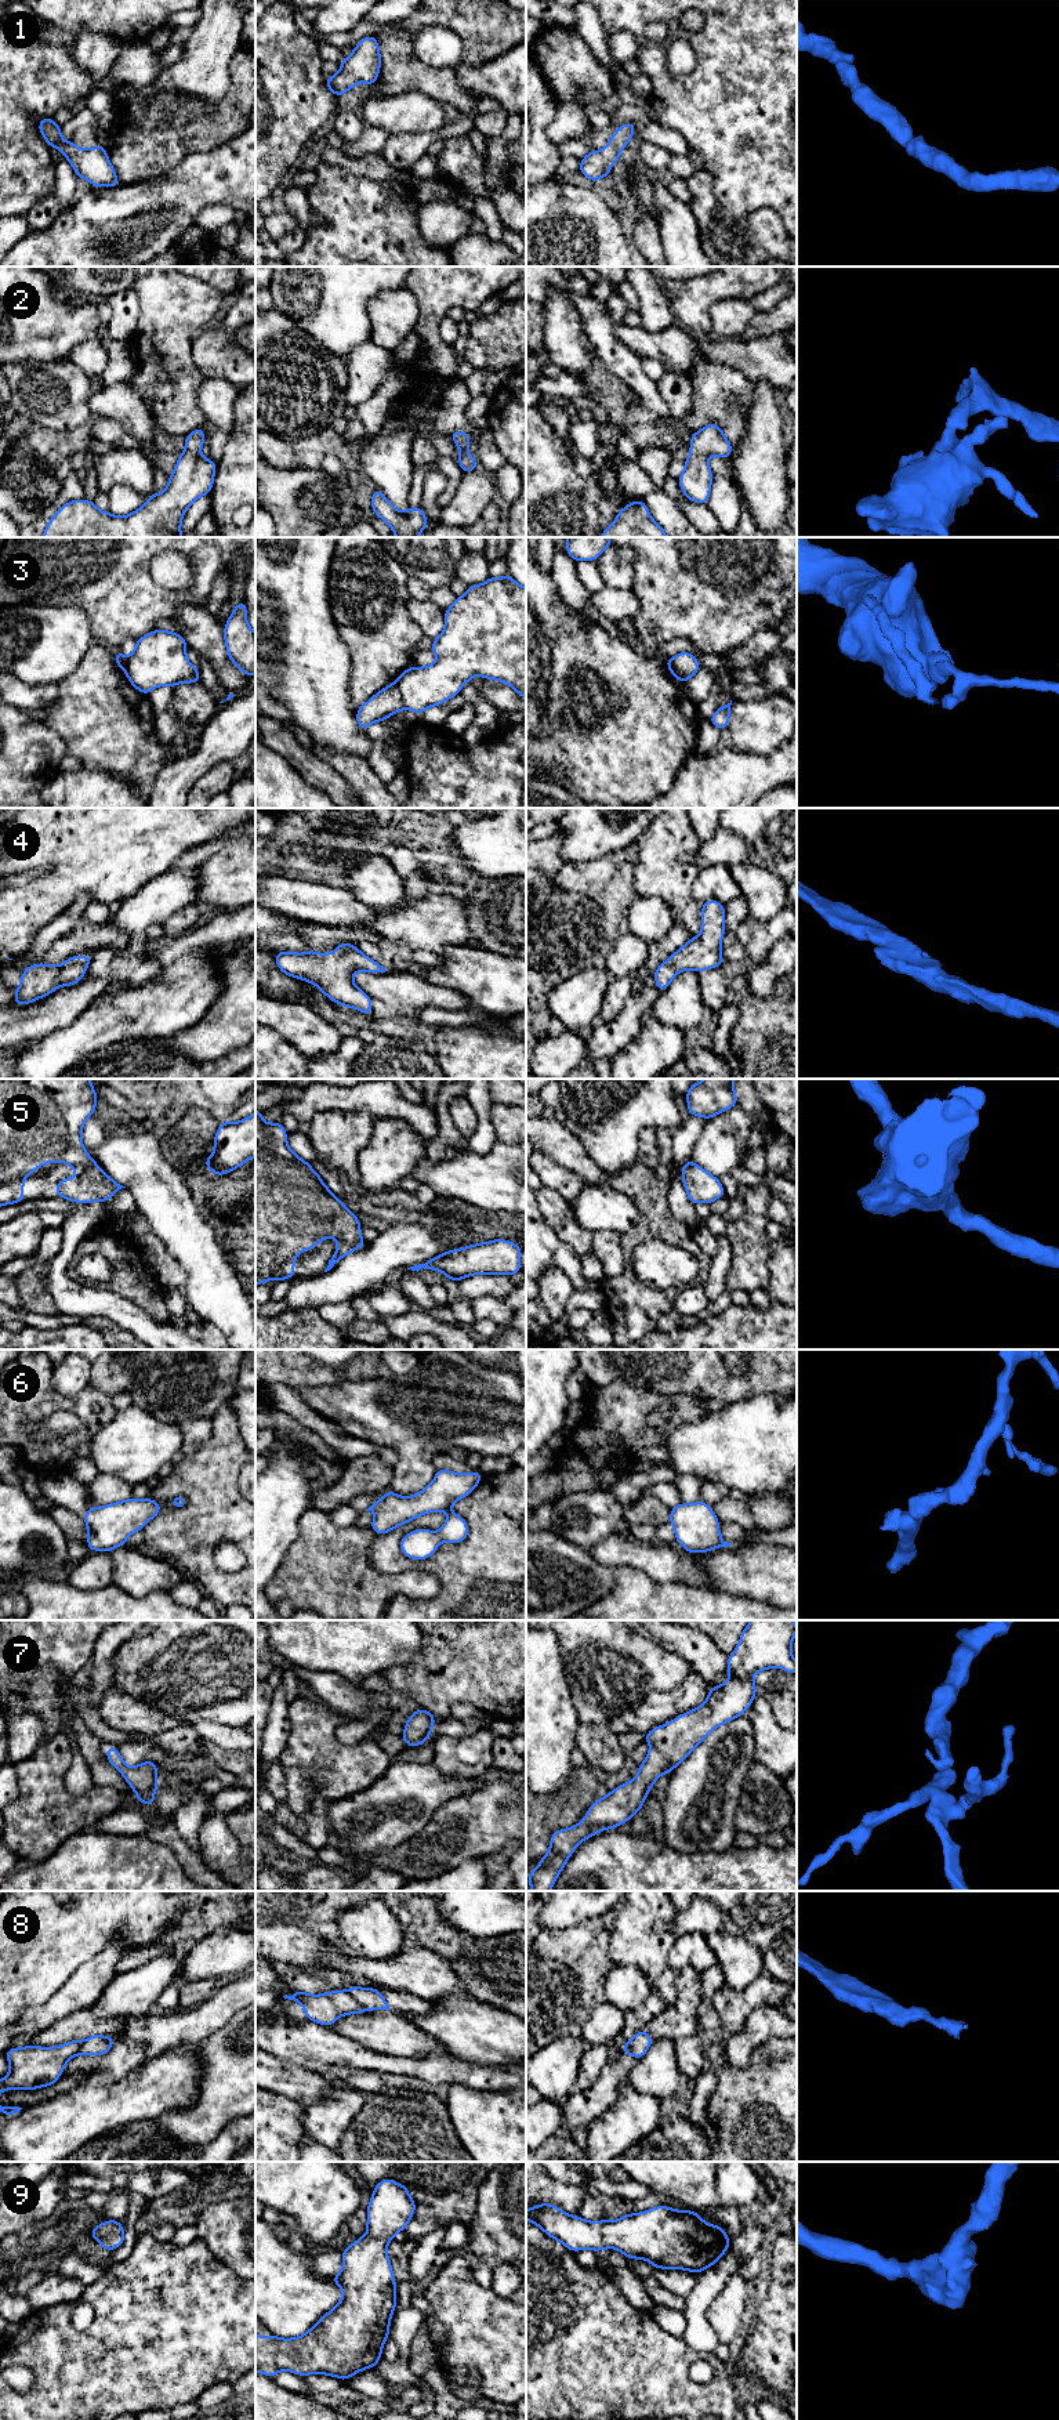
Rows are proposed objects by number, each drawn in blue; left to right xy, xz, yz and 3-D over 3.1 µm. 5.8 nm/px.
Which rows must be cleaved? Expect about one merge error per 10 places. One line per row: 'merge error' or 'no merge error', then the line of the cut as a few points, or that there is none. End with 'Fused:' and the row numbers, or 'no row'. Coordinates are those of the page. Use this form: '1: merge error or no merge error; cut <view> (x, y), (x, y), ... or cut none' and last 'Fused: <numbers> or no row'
1: no merge error; cut none
2: no merge error; cut none
3: merge error; cut xz (395, 681), (405, 707)
4: no merge error; cut none
5: no merge error; cut none
6: no merge error; cut none
7: no merge error; cut none
8: merge error; cut xz (345, 1991), (365, 2009)
9: no merge error; cut none
Fused: 3, 8

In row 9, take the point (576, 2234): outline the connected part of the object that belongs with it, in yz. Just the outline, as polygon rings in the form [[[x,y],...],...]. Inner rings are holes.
[[[550,2203],[526,2209],[526,2220],[570,2251],[619,2249],[628,2260],[642,2258],[654,2268],[699,2274],[715,2264],[730,2239],[719,2225],[701,2220],[696,2210],[667,2206],[624,2214],[614,2221],[587,2221]]]

